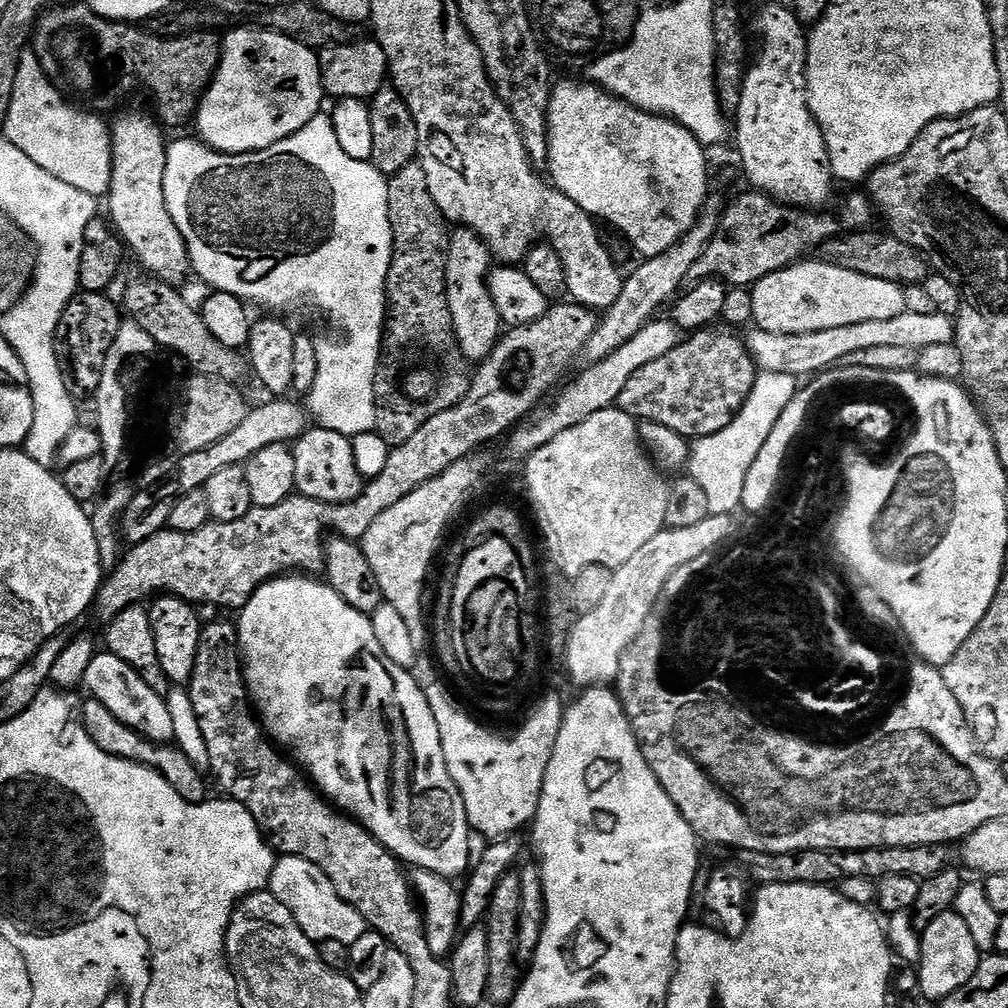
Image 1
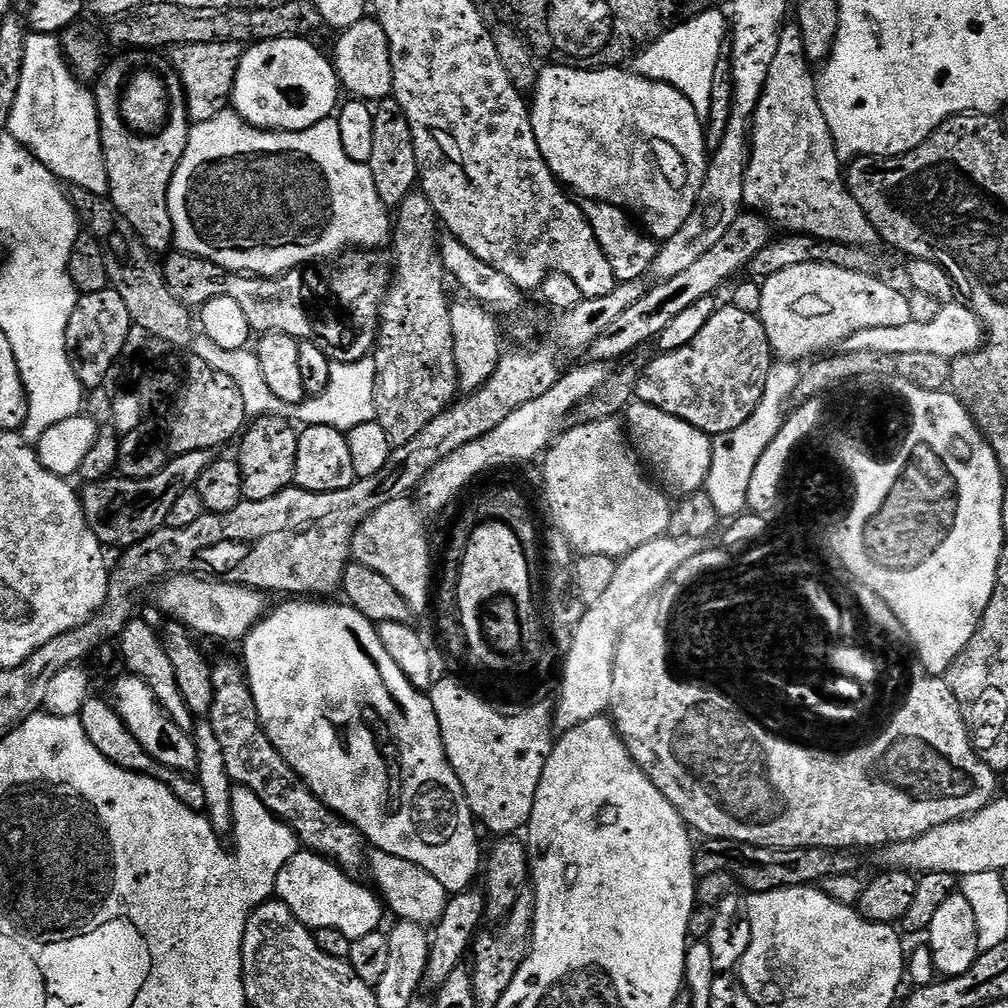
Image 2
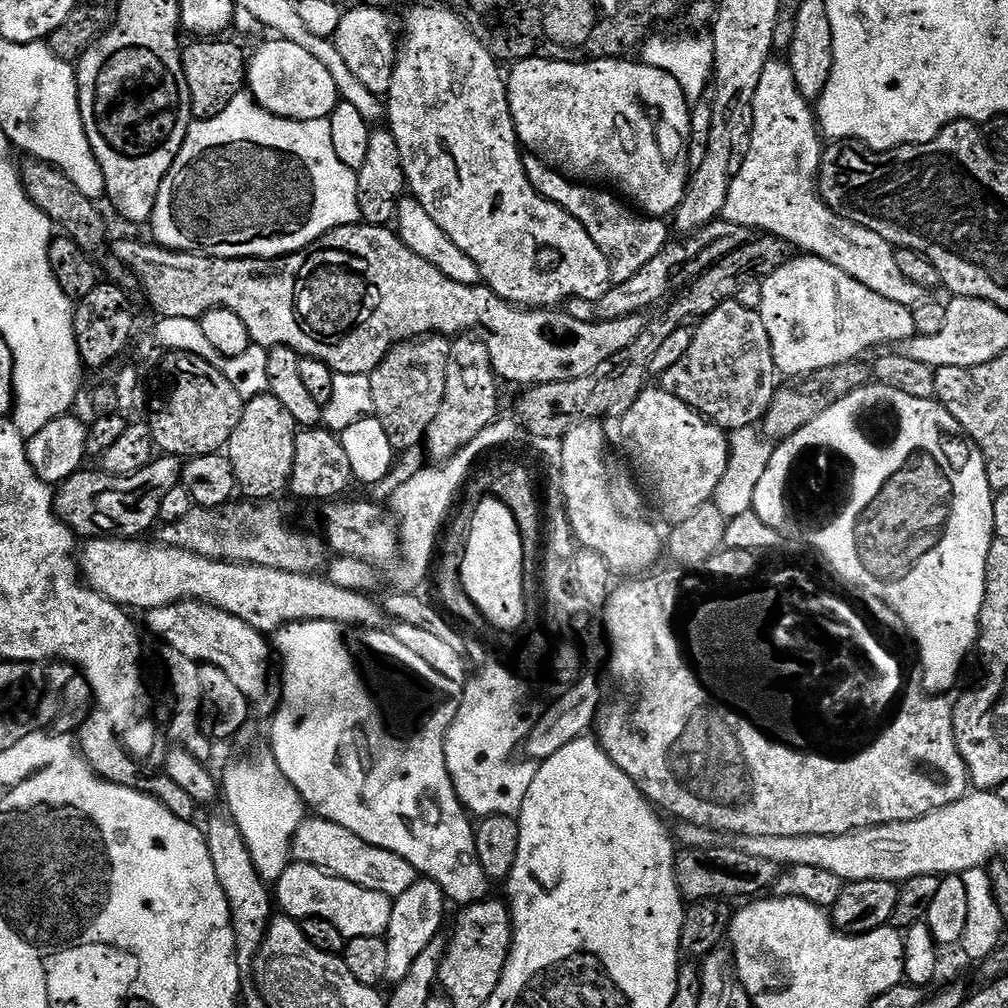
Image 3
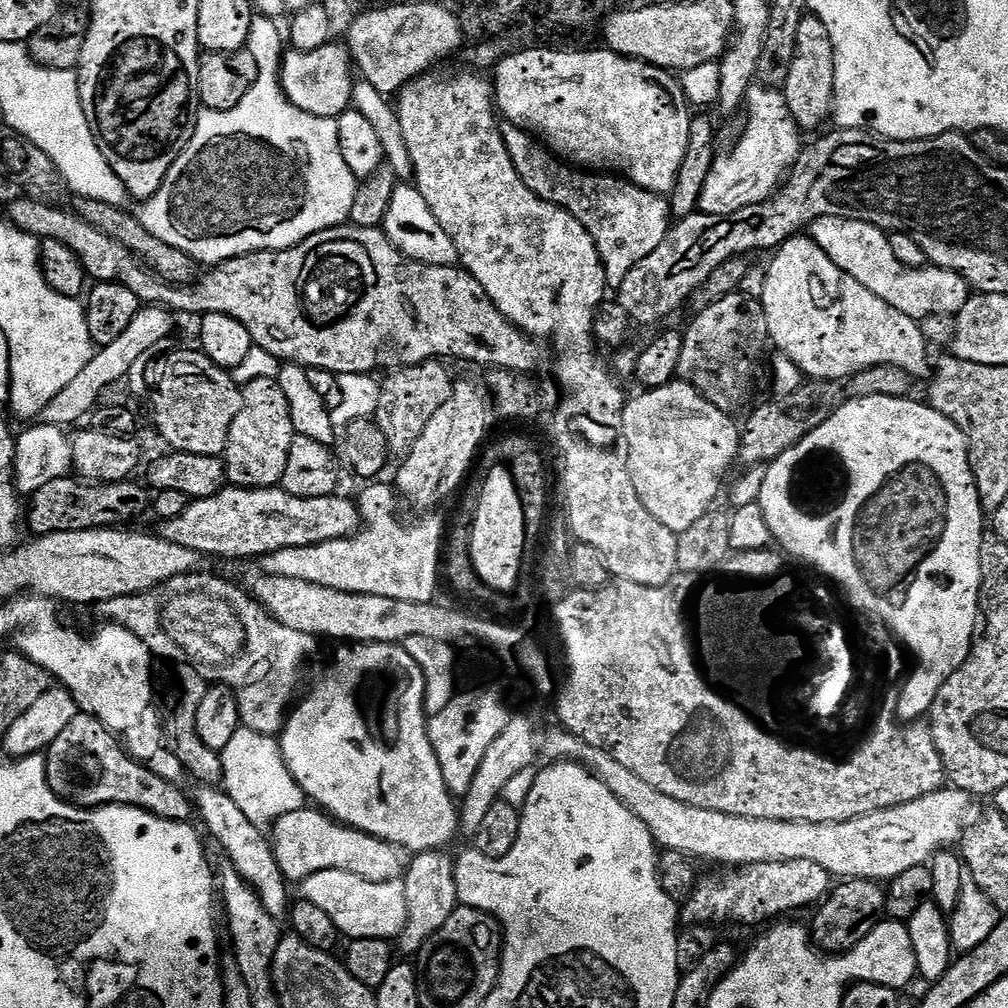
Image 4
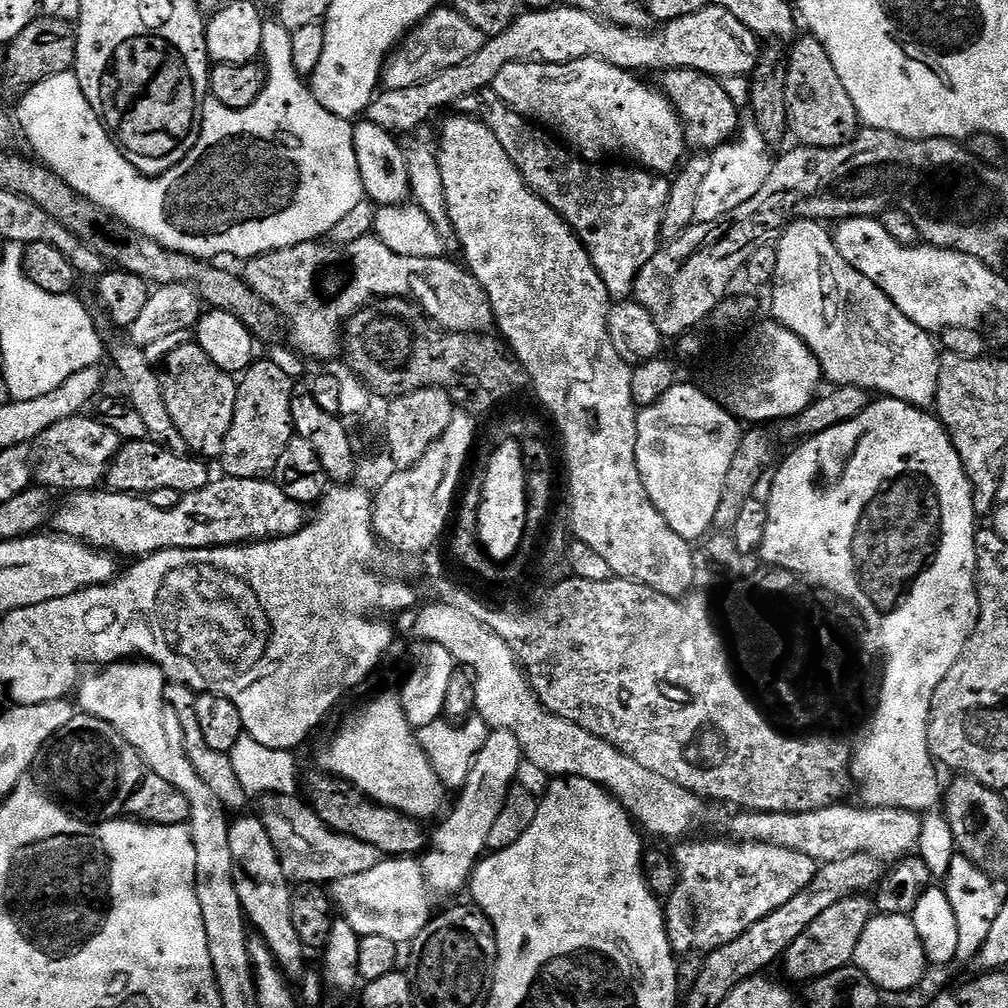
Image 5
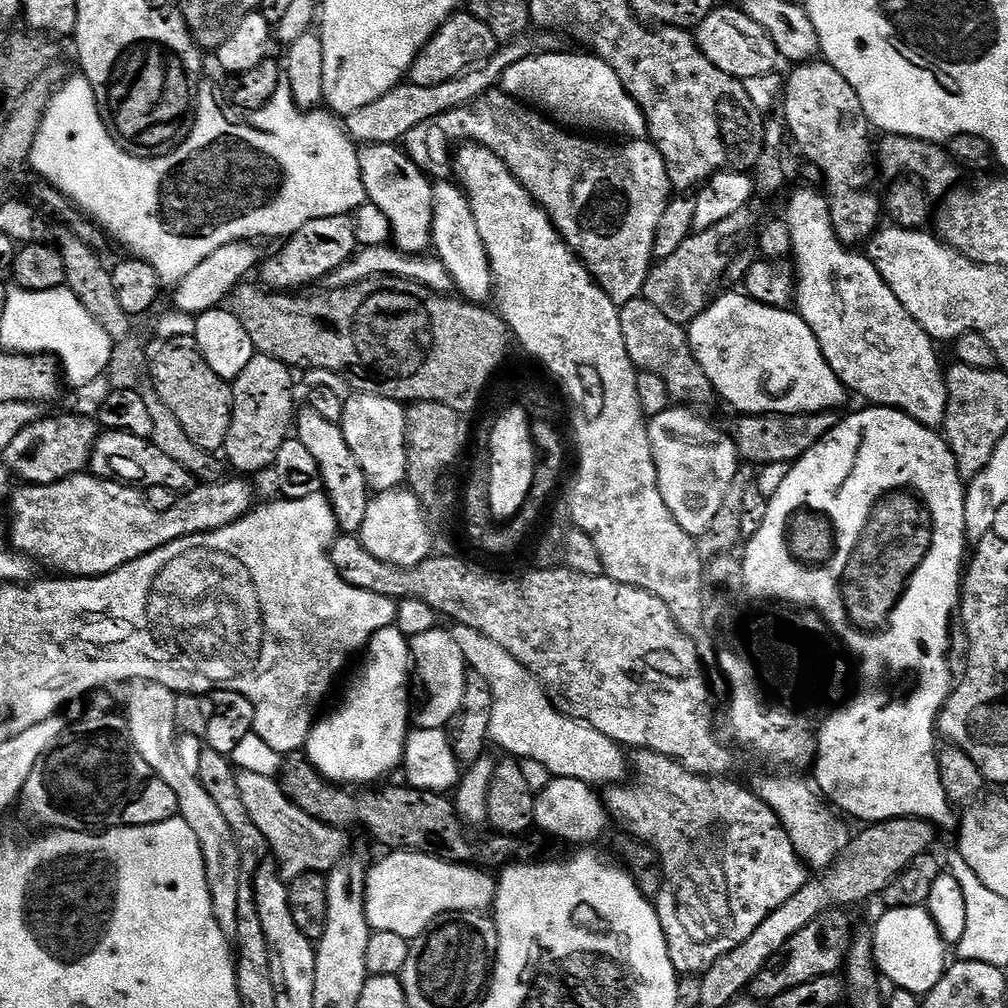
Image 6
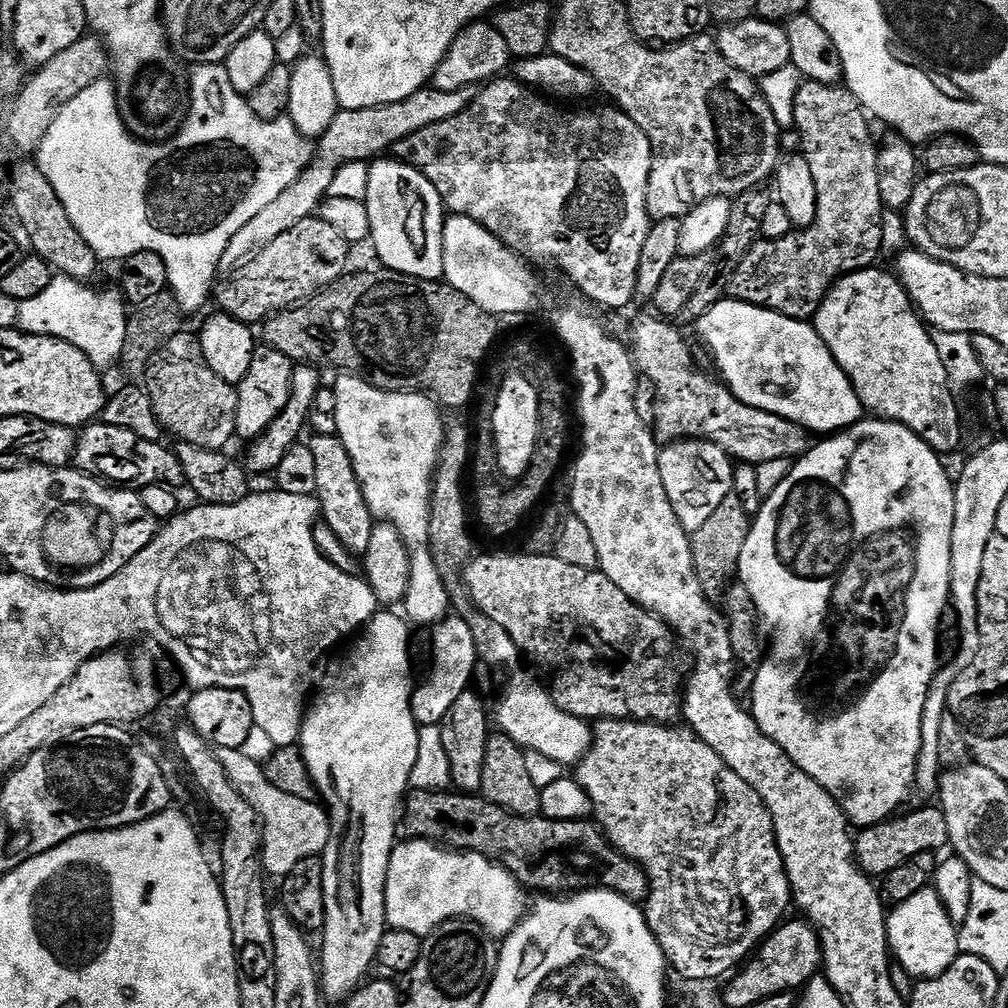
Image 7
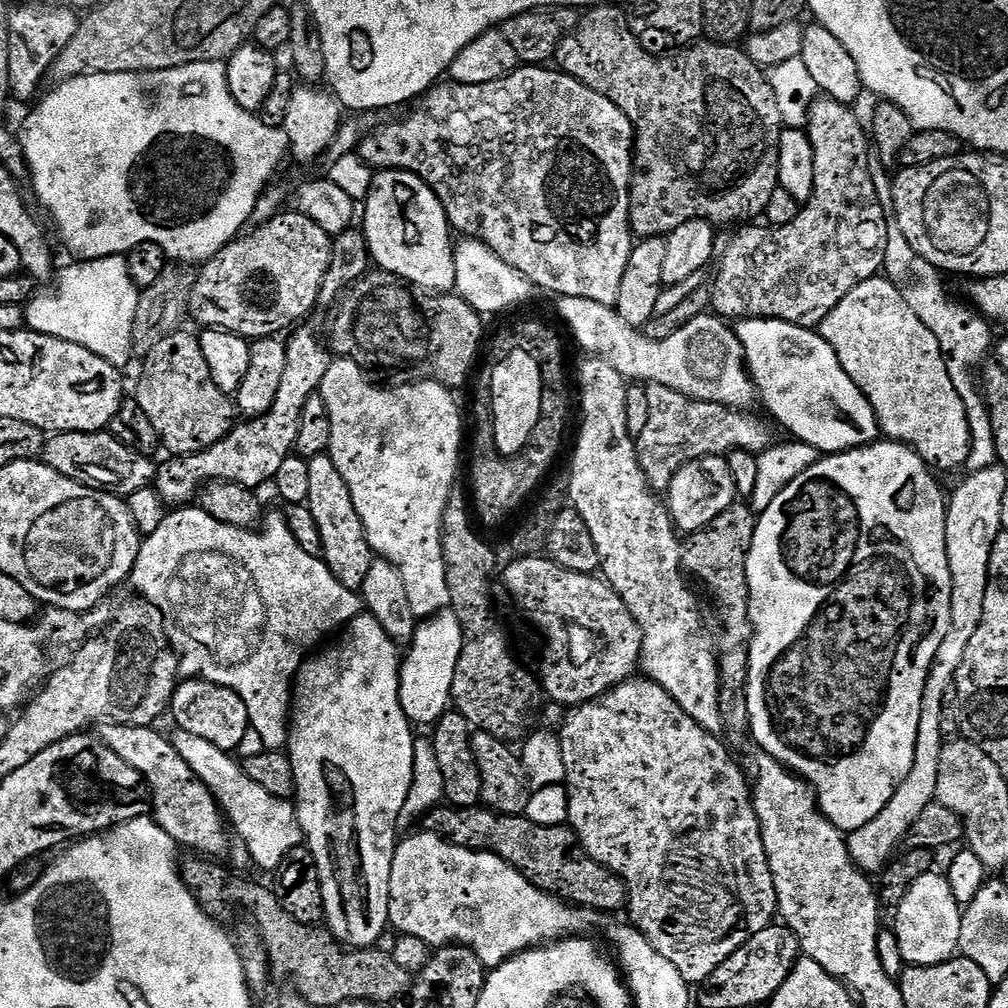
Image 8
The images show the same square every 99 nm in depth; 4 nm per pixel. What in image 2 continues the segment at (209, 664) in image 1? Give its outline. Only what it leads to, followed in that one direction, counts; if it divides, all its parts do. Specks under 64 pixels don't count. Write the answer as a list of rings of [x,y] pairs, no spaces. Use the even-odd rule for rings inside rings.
[[[220,660],[211,665],[211,670],[215,692],[210,707],[210,723],[222,746],[229,780],[233,785],[249,788],[276,819],[283,820],[296,833],[297,841],[307,851],[315,852],[340,866],[358,863],[360,855],[362,860],[366,849],[364,837],[352,825],[329,812],[308,788],[297,781],[292,770],[266,738],[243,667],[237,661],[235,664],[232,660]]]

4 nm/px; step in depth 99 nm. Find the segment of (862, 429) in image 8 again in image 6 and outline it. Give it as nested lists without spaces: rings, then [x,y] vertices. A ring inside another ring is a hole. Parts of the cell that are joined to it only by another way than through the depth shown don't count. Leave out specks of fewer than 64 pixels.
[[[728,290],[725,296],[718,296],[686,328],[692,354],[712,383],[712,391],[717,397],[721,396],[736,414],[746,416],[801,416],[803,412],[839,409],[839,404],[846,397],[844,384],[838,374],[830,370],[830,362],[826,362],[822,346],[818,346],[818,338],[814,338],[814,330],[806,326],[799,312],[788,308],[771,308],[751,300],[740,290]]]

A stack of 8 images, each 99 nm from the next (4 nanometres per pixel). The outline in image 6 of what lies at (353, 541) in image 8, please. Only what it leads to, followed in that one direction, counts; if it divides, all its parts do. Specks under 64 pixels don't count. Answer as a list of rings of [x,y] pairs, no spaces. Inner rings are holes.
[[[304,406],[304,409],[297,411],[294,416],[294,436],[310,450],[318,462],[320,471],[320,482],[322,491],[332,504],[332,509],[336,515],[336,526],[341,533],[359,533],[362,521],[366,518],[366,506],[370,499],[370,489],[368,479],[364,476],[362,466],[354,458],[350,446],[346,446],[346,438],[342,434],[339,424],[326,422],[311,406]]]

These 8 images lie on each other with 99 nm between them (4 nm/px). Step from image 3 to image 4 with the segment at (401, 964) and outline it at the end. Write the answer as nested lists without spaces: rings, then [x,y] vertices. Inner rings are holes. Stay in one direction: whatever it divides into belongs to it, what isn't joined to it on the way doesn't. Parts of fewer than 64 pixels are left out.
[[[437,850],[434,852],[417,852],[411,857],[406,871],[403,873],[404,889],[406,890],[406,906],[408,907],[408,921],[403,930],[400,931],[398,943],[404,952],[419,953],[421,946],[450,918],[450,914],[458,906],[456,898],[456,870],[453,857],[447,856],[447,851]]]

